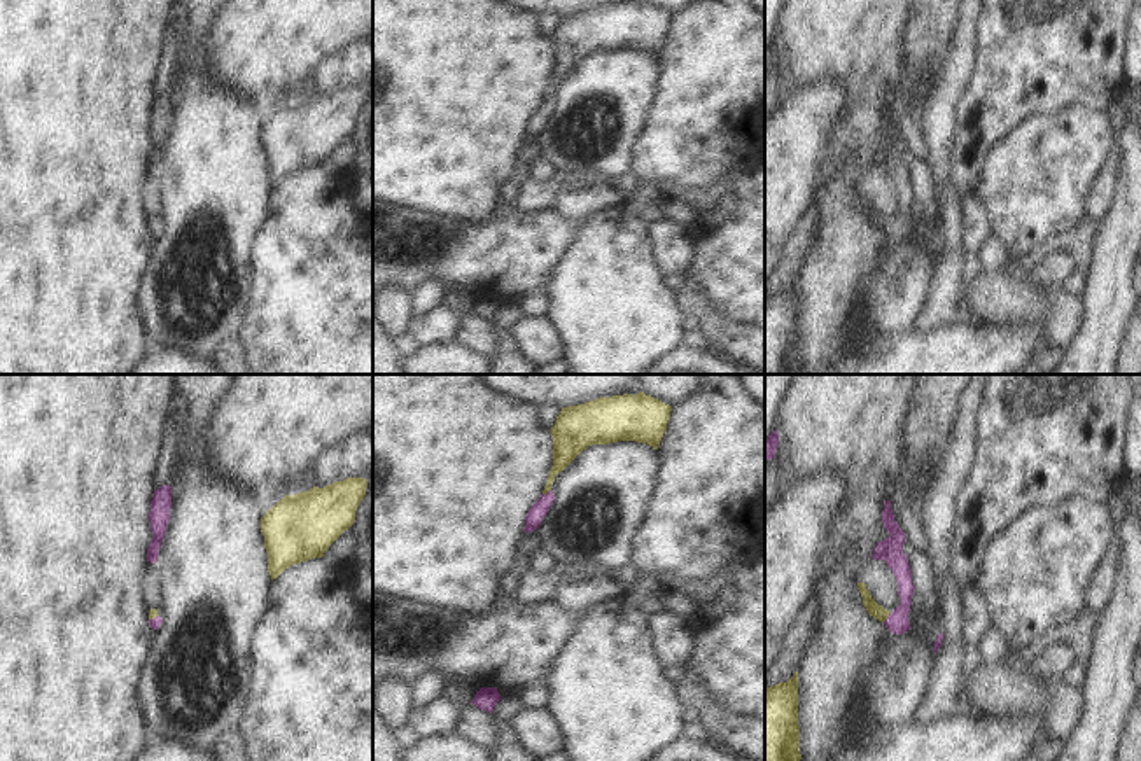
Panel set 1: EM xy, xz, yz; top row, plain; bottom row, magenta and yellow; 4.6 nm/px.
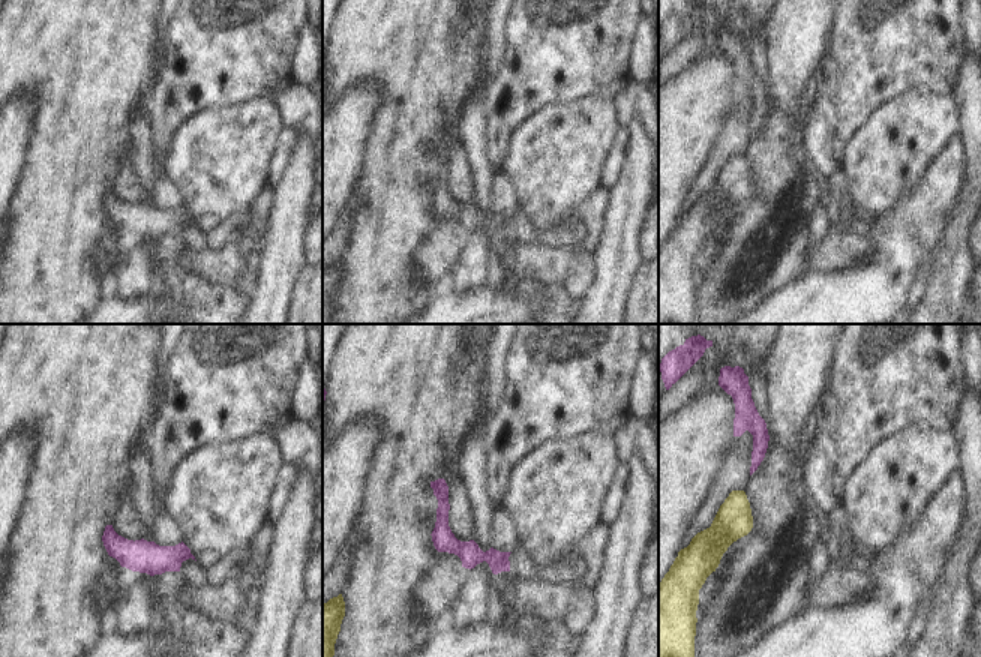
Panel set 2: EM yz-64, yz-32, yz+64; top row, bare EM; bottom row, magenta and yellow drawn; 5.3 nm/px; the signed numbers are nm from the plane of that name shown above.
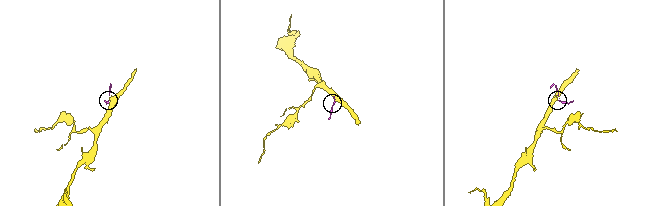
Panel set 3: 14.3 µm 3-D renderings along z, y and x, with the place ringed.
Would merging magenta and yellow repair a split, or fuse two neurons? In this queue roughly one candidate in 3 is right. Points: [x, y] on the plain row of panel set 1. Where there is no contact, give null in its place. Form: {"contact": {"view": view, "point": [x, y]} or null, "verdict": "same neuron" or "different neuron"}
{"contact": {"view": "yz", "point": [888, 226]}, "verdict": "same neuron"}

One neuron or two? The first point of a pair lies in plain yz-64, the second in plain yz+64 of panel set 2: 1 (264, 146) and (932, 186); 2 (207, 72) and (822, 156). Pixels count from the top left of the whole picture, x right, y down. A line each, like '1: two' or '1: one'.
1: two
2: one

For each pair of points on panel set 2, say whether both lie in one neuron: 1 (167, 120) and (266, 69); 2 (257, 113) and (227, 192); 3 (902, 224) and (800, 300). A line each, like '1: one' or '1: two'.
1: one
2: one
3: one

